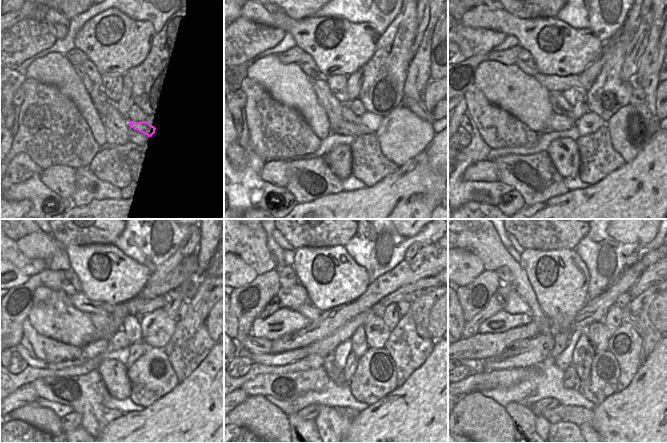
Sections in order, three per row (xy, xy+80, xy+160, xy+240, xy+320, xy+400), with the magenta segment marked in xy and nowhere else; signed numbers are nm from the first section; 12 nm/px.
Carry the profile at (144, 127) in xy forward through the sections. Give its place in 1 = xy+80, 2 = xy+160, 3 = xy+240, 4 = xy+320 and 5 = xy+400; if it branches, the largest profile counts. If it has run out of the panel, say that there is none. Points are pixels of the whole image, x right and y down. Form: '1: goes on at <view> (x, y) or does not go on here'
1: goes on at xy+80 (347, 114)
2: goes on at xy+160 (558, 102)
3: goes on at xy+240 (101, 320)
4: goes on at xy+320 (309, 311)
5: goes on at xy+400 (515, 304)

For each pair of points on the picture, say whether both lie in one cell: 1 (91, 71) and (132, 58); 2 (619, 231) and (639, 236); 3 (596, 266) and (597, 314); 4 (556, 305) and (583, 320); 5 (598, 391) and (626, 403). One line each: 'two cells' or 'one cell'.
1: two cells
2: one cell
3: two cells
4: two cells
5: two cells

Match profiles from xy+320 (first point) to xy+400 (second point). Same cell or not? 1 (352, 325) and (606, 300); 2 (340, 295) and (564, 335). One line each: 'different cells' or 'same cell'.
1: same cell
2: same cell

